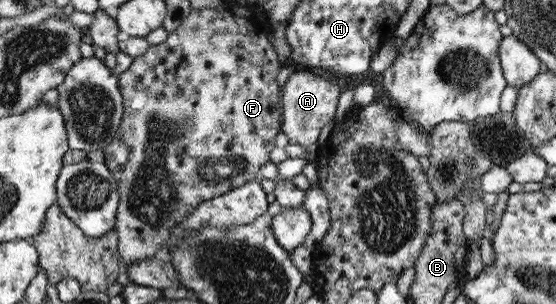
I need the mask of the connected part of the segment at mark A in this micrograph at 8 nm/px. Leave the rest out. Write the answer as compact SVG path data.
M295 71L284 83L283 105L284 123L282 133L288 136L289 144L300 144L300 146L310 146L318 140L322 128L336 116L336 104L338 96L342 94L340 86L330 82L327 78L316 76L311 71Z

